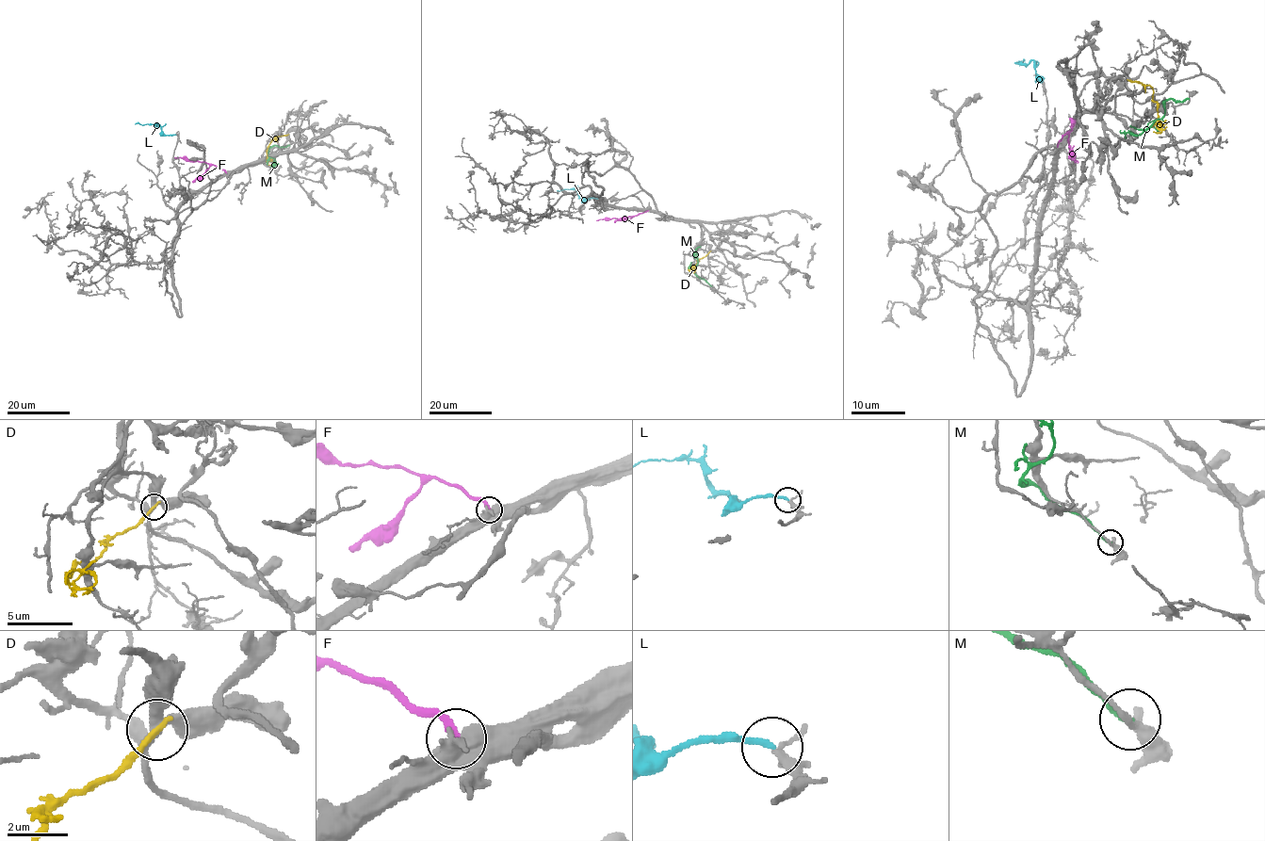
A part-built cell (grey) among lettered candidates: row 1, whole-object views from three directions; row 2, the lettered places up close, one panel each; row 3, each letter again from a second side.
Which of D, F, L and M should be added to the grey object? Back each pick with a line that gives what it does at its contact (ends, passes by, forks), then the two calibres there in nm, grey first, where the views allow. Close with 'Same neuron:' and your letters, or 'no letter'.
L: it ends there; 220 nm thick on the grey side, 200 nm on the other
Same neuron: L

